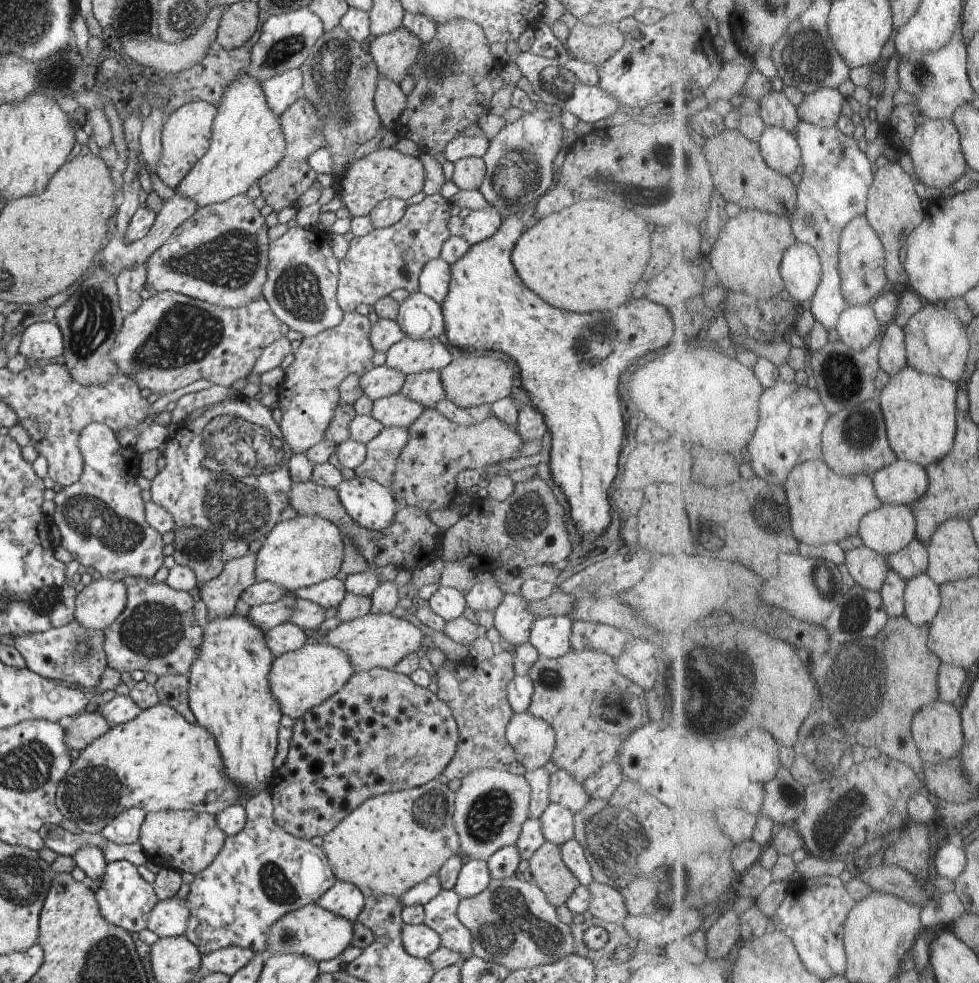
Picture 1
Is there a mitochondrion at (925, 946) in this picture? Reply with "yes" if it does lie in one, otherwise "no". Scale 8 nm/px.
no

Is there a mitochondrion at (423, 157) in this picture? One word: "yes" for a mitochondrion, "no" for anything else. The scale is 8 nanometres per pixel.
no

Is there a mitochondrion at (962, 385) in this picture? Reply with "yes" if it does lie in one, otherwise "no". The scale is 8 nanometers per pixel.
no

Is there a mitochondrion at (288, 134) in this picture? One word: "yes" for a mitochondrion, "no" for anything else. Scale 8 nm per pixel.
no

